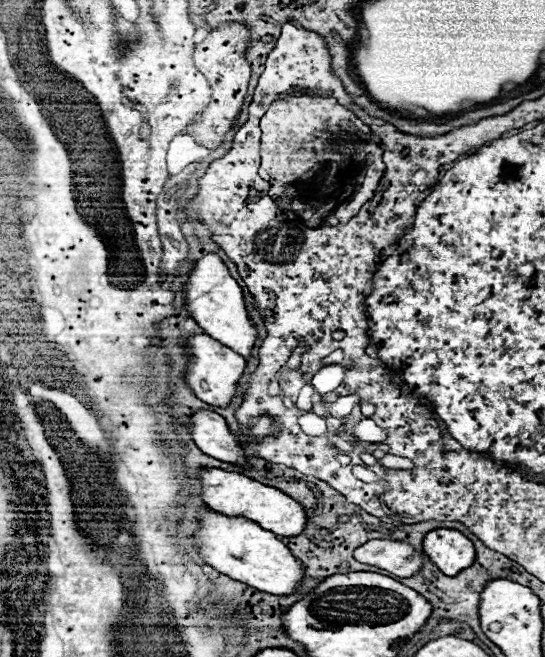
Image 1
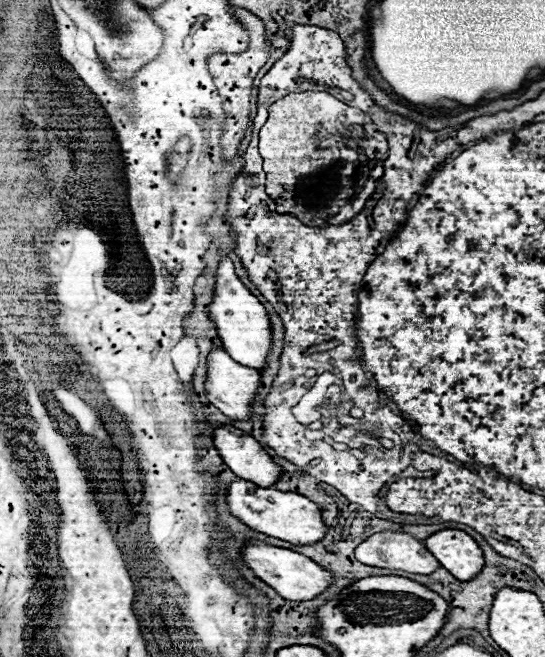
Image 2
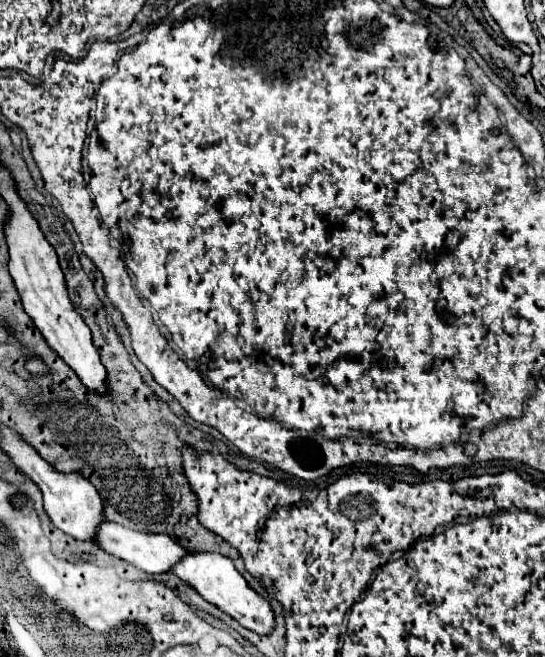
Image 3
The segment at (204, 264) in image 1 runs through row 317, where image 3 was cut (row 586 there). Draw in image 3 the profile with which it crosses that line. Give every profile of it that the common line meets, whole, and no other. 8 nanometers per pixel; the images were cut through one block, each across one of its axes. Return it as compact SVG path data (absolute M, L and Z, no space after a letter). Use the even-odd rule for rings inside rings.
M184 554L180 558L178 564L172 566L170 570L174 576L178 576L182 582L186 582L188 586L192 586L204 600L208 600L210 604L218 606L222 612L230 614L234 620L238 620L244 628L256 632L256 634L270 634L274 628L274 612L270 608L270 604L258 594L254 592L248 582L244 580L244 576L234 568L232 560L222 556L222 554Z

